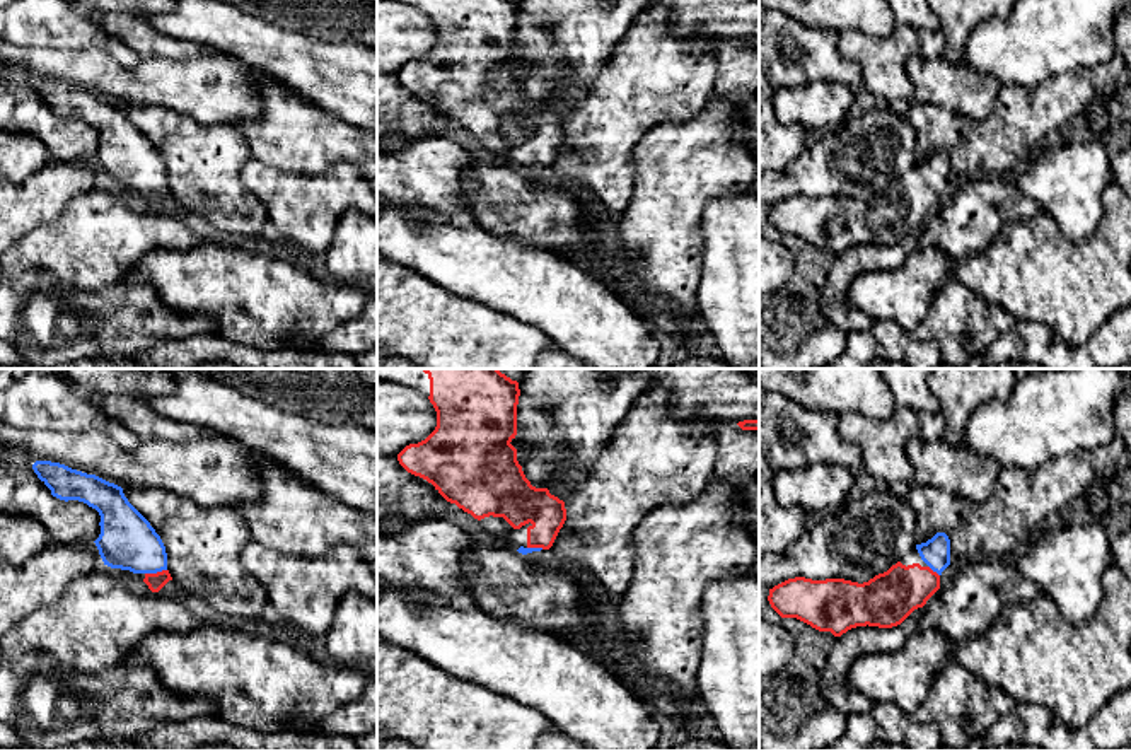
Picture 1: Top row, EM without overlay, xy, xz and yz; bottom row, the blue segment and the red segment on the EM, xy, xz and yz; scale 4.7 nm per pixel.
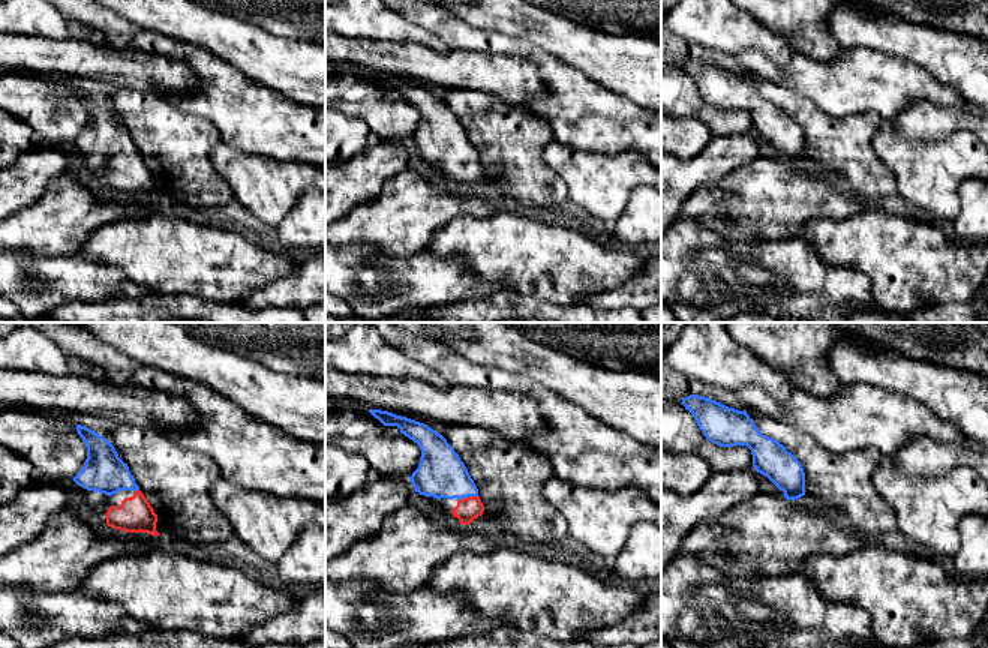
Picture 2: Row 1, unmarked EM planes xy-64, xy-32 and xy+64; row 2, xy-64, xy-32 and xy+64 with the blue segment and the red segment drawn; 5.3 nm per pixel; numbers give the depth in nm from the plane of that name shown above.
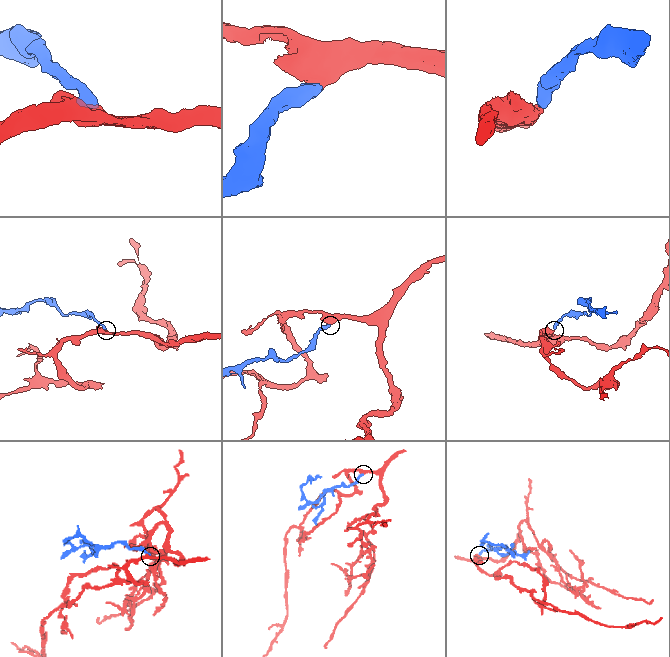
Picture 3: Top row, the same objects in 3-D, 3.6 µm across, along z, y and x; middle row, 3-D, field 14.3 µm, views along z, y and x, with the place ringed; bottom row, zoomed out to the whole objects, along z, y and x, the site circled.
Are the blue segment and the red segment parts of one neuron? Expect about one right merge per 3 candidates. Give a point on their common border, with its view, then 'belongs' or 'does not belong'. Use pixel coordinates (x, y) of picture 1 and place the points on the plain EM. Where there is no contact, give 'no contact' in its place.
xy (156, 190) | belongs

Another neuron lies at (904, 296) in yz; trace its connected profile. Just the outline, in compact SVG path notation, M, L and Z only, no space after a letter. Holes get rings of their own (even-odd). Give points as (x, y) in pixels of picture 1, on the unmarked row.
M914 249L897 270L856 277L846 304L873 321L894 321L911 335L923 324L933 297L952 271L954 261L943 251Z

